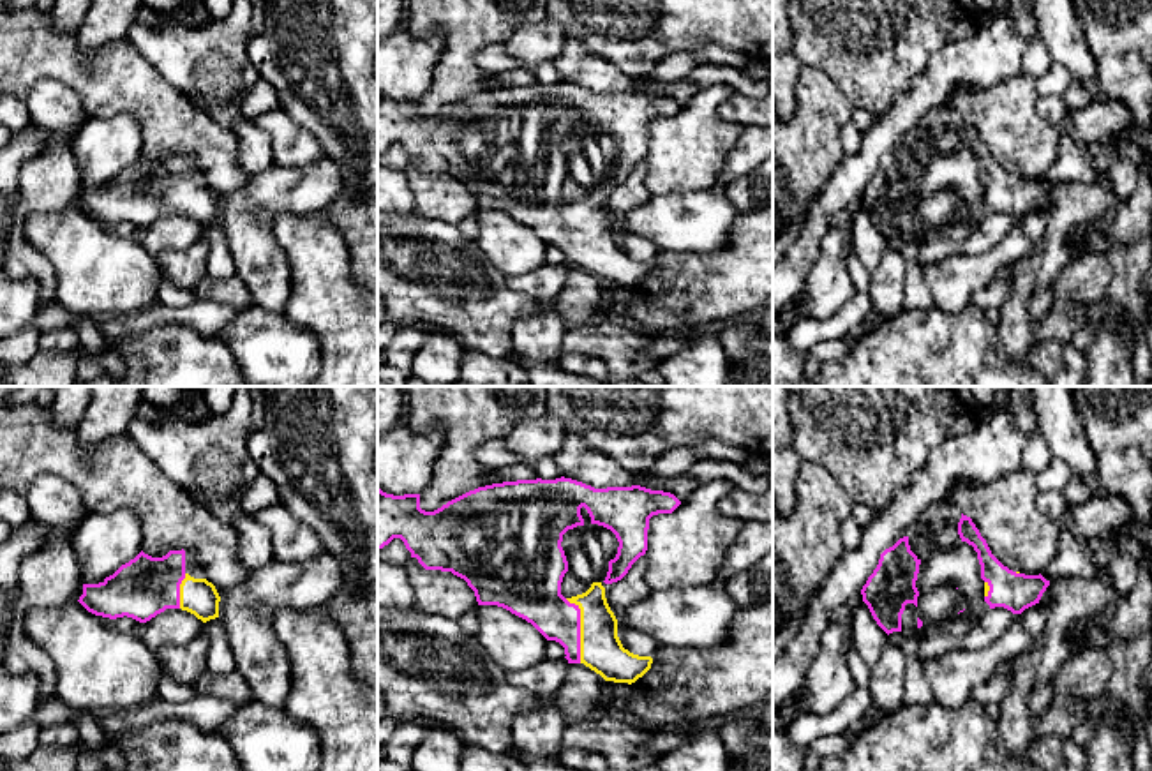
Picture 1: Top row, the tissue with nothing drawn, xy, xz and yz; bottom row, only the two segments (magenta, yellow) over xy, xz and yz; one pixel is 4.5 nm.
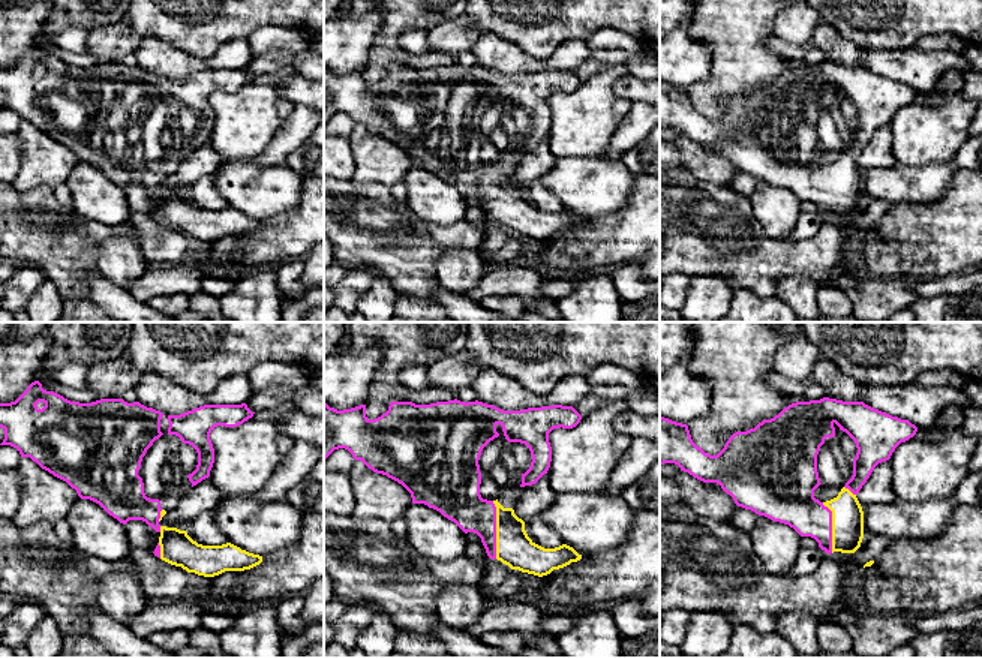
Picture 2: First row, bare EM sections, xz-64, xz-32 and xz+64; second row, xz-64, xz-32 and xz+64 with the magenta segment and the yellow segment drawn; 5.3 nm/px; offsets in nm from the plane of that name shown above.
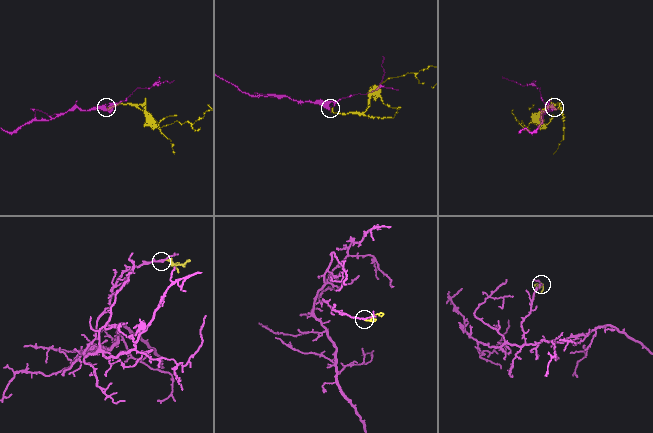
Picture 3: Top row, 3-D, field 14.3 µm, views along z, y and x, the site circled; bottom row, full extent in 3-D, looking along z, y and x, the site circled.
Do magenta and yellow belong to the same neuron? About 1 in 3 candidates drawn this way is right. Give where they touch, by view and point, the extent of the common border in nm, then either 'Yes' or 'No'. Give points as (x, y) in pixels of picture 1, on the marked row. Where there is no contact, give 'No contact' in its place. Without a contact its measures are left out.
Touches magenta at xz (579, 628). Shared border 300 nm. Yes

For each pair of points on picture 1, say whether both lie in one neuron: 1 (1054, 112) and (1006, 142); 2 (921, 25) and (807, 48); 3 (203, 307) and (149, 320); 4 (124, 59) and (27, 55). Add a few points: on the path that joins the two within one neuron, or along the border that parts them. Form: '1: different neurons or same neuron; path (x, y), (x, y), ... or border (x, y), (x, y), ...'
1: different neurons; border (1039, 96), (1036, 112), (1061, 133)
2: same neuron; path (895, 53), (888, 60), (867, 60), (835, 48)
3: same neuron; path (189, 314), (163, 314)
4: same neuron; path (99, 78), (80, 78), (52, 55)

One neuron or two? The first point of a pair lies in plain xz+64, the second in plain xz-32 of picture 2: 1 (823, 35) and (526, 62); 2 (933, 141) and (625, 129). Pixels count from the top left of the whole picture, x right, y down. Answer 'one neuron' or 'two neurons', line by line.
1: one neuron
2: two neurons

